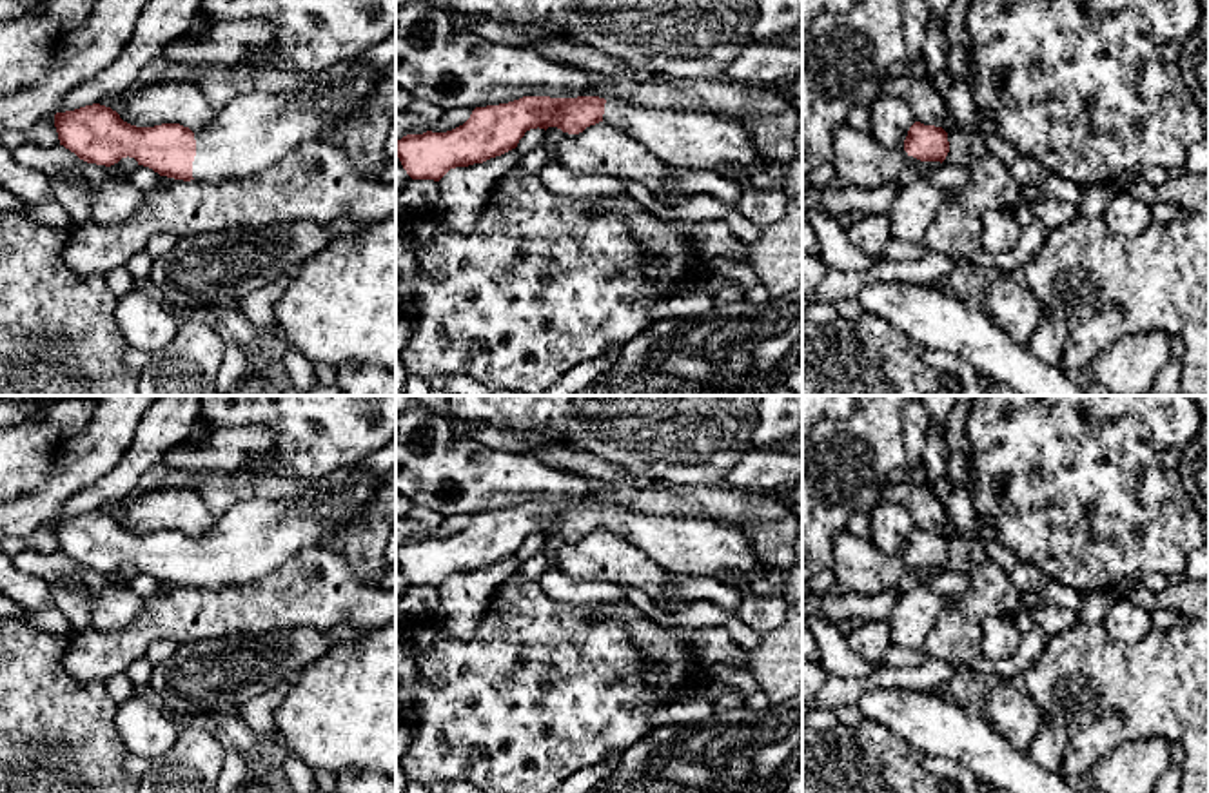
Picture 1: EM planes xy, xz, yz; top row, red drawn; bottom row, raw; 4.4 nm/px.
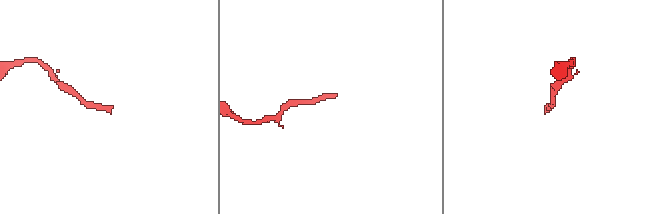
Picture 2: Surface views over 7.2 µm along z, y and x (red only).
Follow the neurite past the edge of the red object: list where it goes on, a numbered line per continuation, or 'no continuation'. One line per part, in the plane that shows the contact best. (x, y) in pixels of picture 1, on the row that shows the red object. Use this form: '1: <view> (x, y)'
1: xy (253, 131)

